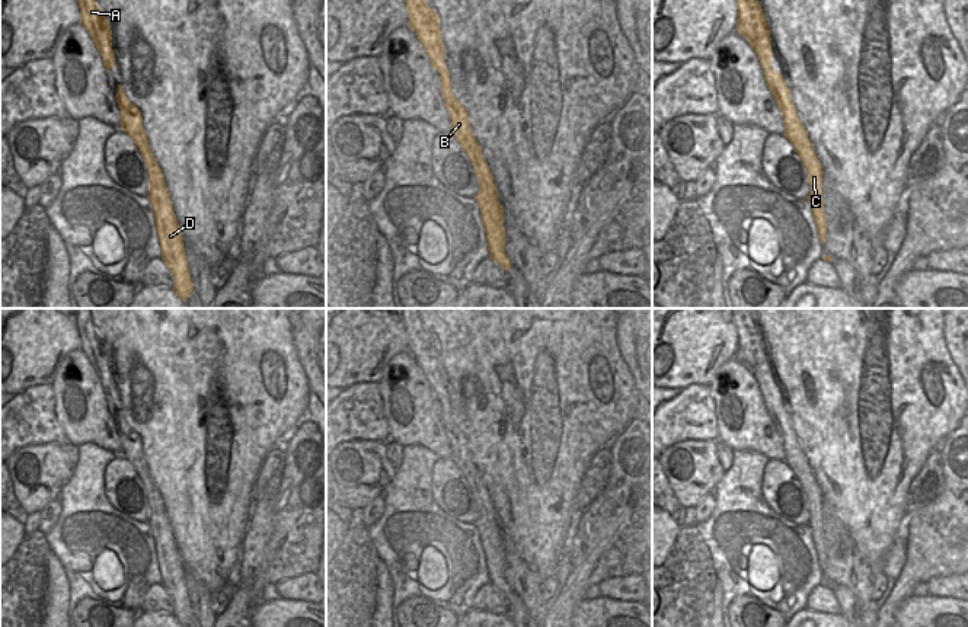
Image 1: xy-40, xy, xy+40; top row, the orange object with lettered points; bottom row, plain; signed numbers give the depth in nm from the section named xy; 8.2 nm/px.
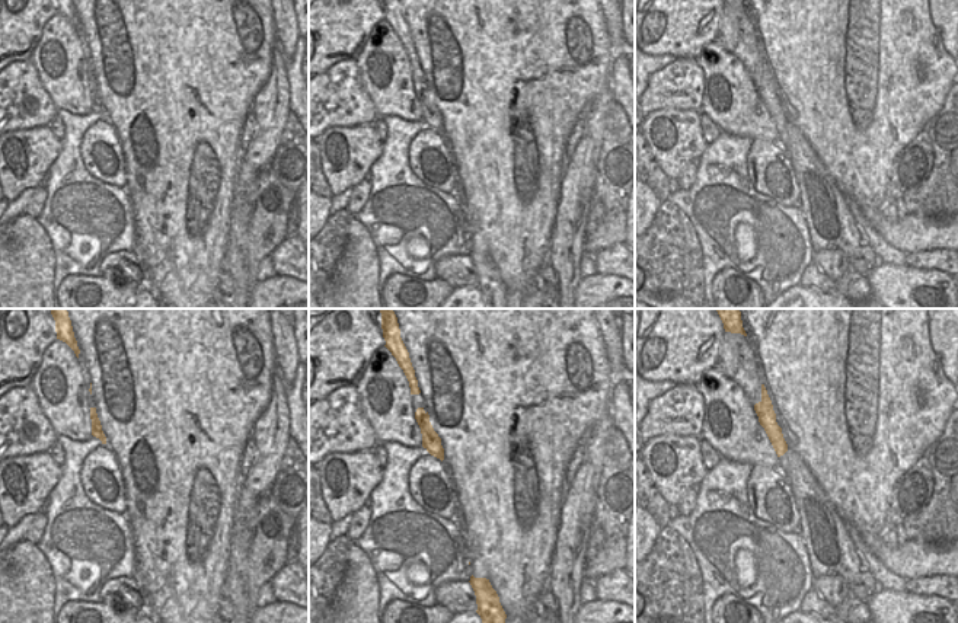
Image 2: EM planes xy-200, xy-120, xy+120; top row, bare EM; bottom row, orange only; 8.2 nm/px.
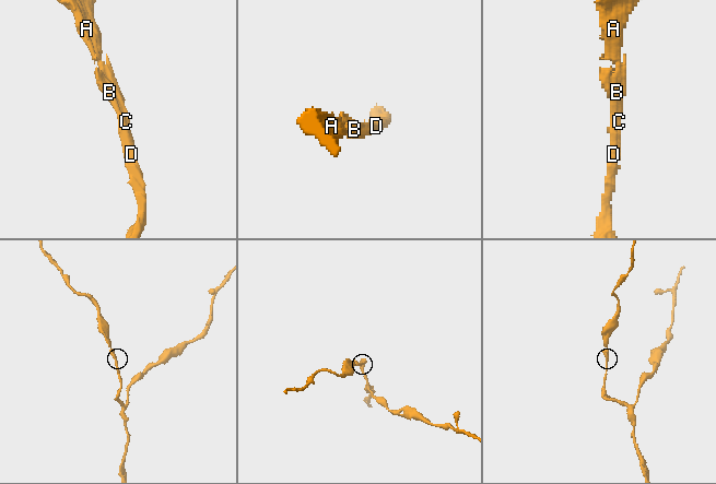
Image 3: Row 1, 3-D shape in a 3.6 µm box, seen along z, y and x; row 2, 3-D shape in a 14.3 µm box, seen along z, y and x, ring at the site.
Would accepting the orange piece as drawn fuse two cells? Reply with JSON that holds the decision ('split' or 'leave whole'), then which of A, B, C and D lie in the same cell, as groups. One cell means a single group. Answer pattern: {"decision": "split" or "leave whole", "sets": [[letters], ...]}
{"decision": "leave whole", "sets": [["A", "B", "C", "D"]]}

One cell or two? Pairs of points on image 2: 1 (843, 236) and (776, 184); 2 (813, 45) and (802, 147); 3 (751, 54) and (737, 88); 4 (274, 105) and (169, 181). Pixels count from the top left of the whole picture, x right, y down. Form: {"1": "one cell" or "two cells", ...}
{"1": "two cells", "2": "two cells", "3": "two cells", "4": "two cells"}

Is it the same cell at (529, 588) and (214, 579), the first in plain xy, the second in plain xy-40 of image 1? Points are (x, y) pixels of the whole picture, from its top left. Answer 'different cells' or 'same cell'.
different cells

